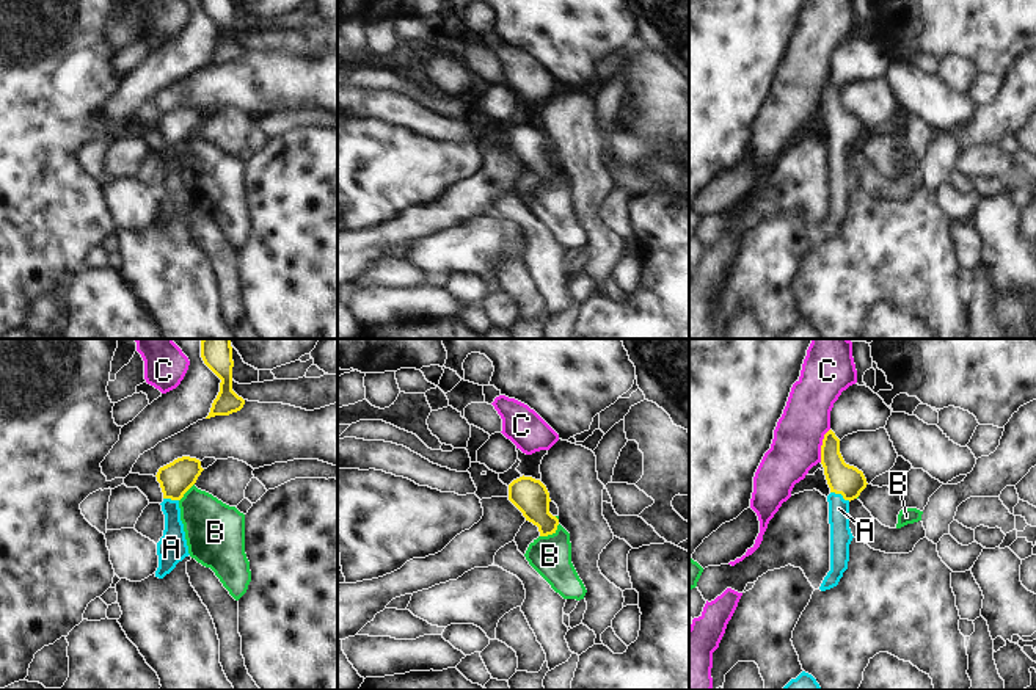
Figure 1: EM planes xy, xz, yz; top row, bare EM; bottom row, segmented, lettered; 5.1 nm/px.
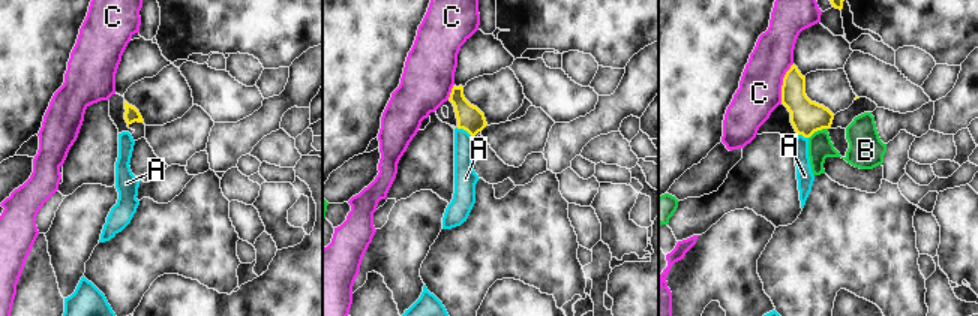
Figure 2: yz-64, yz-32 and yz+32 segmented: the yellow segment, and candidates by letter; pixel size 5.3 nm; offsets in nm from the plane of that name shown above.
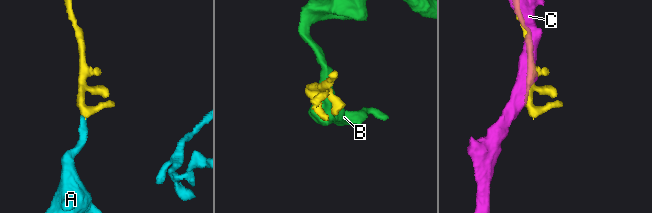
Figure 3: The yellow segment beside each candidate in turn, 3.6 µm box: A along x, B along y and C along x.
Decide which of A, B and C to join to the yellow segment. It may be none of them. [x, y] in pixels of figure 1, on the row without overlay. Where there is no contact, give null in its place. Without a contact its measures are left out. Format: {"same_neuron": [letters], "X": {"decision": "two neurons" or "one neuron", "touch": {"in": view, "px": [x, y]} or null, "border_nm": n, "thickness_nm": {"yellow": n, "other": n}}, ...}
{"same_neuron": ["A"], "A": {"decision": "one neuron", "touch": {"in": "yz", "px": [840, 141]}, "border_nm": 120, "thickness_nm": {"yellow": 160, "other": 110}}, "B": {"decision": "two neurons", "touch": {"in": "xz", "px": [550, 182]}, "border_nm": 120, "thickness_nm": {"yellow": 180, "other": 220}}, "C": {"decision": "two neurons", "touch": {"in": "yz", "px": [821, 94]}, "border_nm": 180, "thickness_nm": {"yellow": 160, "other": 260}}}

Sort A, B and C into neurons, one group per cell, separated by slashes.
A / B / C

